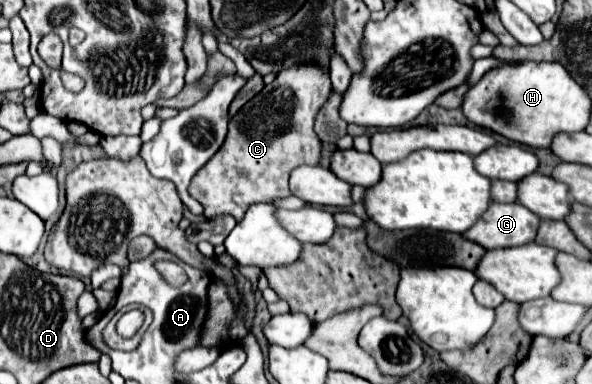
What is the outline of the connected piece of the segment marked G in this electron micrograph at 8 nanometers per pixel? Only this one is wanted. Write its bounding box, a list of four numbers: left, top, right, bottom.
[463,202,539,250]

